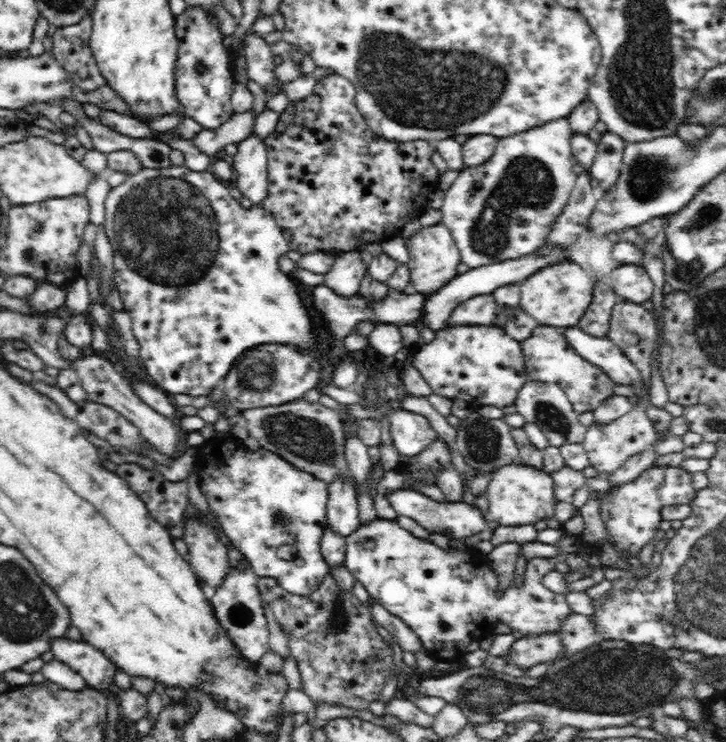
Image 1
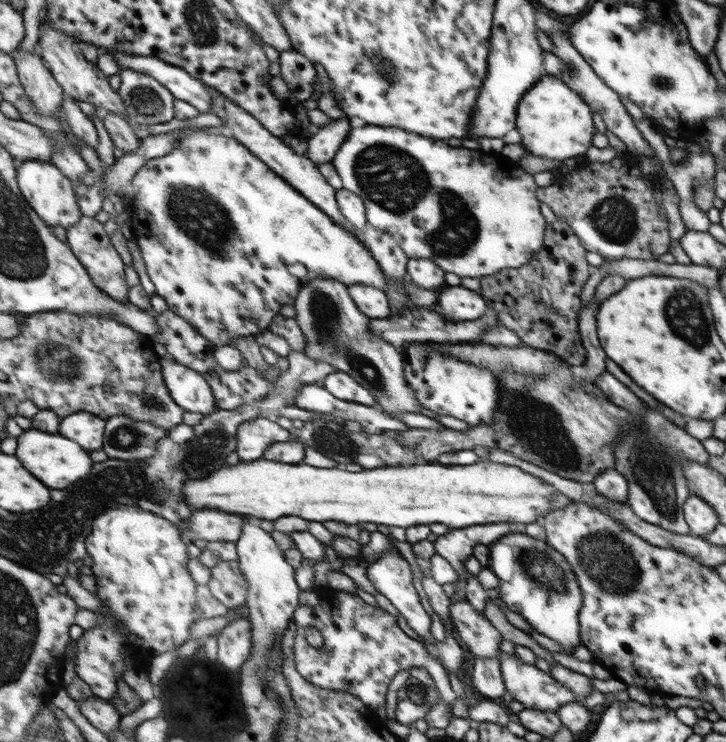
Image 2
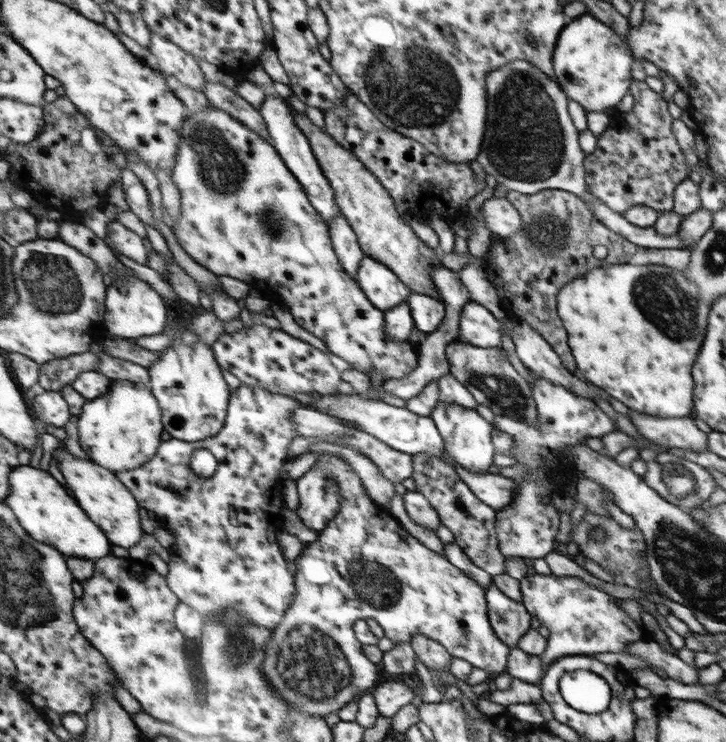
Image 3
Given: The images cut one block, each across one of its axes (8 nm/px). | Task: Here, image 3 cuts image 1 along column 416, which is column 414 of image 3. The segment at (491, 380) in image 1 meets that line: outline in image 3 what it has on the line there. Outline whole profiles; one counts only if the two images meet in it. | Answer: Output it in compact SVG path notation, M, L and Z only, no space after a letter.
M211 106L209 110L203 110L198 114L189 112L187 124L184 125L181 133L183 134L182 145L180 145L180 153L178 153L179 161L177 162L173 179L182 191L184 212L179 220L176 220L174 228L183 247L201 265L204 265L220 276L226 275L239 278L252 288L262 290L272 288L278 291L283 297L286 306L294 315L296 322L325 341L332 354L336 354L336 356L340 356L342 360L349 362L354 370L359 370L369 376L372 370L382 372L382 376L385 378L384 381L391 380L391 378L398 380L412 373L413 370L417 368L420 357L417 347L412 344L410 340L395 341L394 339L388 338L387 332L385 331L385 328L387 328L386 312L374 306L367 295L364 294L362 288L359 287L359 284L354 282L354 279L344 270L344 266L341 265L339 257L335 253L331 229L327 220L323 217L323 214L320 214L316 205L311 201L304 185L300 182L300 179L295 175L291 167L288 166L282 154L276 149L276 146L274 146L274 143L268 141L268 139L264 139L261 134L258 134L249 126L246 126L238 118L234 118L231 114L228 114L228 111L222 110L217 106Z

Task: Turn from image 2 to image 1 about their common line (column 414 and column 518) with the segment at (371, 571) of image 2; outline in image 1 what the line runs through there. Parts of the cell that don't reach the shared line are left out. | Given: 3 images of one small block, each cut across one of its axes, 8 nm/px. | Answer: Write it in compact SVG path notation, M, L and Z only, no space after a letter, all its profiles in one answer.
M376 519L368 524L361 524L345 538L345 568L355 580L362 583L373 601L378 601L378 604L404 622L417 635L423 648L437 660L450 662L464 656L465 648L470 642L482 640L486 637L486 630L491 630L499 623L508 625L524 636L560 632L563 621L571 616L573 610L567 603L565 593L552 591L542 580L546 574L554 571L556 563L564 563L564 555L533 559L526 566L524 584L520 588L506 588L502 594L496 584L498 571L495 568L484 568L482 560L482 554L460 554L452 548L446 552L430 542L420 542L418 536L404 530L393 520Z

